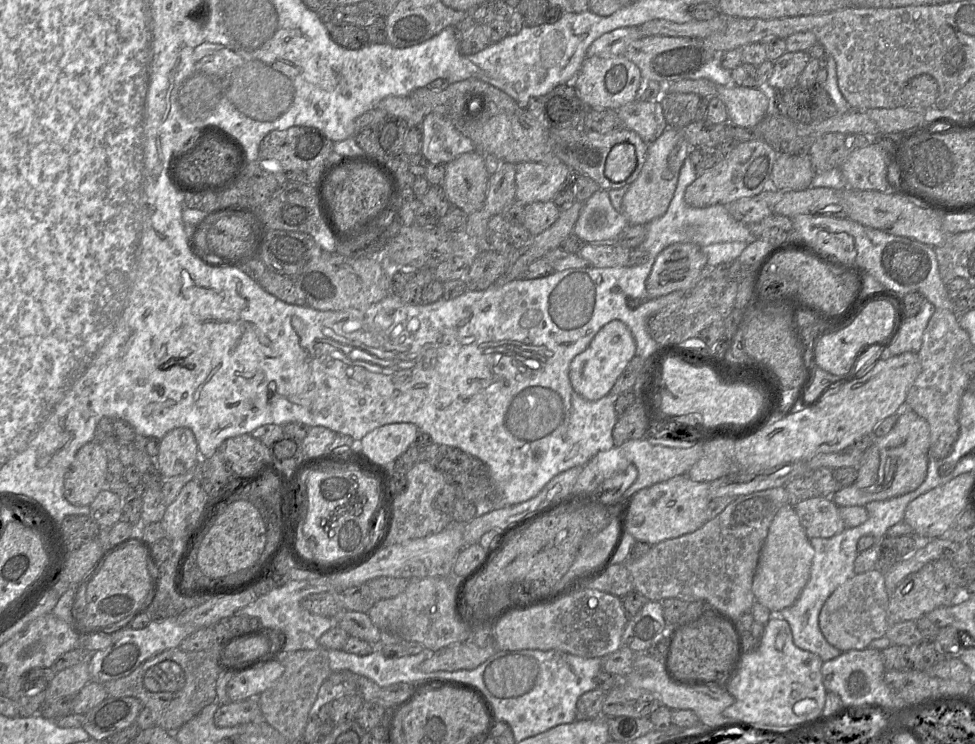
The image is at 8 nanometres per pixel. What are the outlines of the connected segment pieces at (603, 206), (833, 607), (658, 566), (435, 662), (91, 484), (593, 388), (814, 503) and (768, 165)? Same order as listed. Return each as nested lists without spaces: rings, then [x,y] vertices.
[[[599,189],[582,206],[573,234],[585,243],[615,242],[619,234],[629,225],[622,212],[611,204],[607,190]]]
[[[873,569],[863,574],[856,574],[840,585],[826,600],[819,613],[819,628],[825,639],[832,646],[842,652],[849,650],[863,650],[868,648],[869,644],[885,636],[890,627],[888,619],[889,595],[885,586],[884,574]]]
[[[785,487],[738,496],[696,531],[657,543],[640,559],[628,558],[623,564],[630,573],[634,591],[651,601],[677,598],[706,602],[736,619],[752,612],[752,581],[760,552],[775,515],[788,503],[792,503],[792,497]]]
[[[494,626],[493,647],[480,648],[471,641],[454,643],[433,652],[430,658],[421,663],[421,671],[431,673],[436,671],[472,670],[497,651]]]
[[[96,441],[83,445],[64,477],[64,496],[74,506],[90,505],[106,487],[108,458]]]
[[[619,320],[608,322],[597,332],[589,346],[571,361],[569,378],[573,389],[589,401],[601,399],[609,394],[635,354],[636,343],[628,326]]]
[[[817,496],[798,501],[794,510],[809,539],[831,538],[846,528],[839,507],[830,497]]]
[[[750,140],[739,143],[727,158],[713,169],[699,175],[685,190],[684,201],[695,208],[715,204],[728,205],[736,200],[752,197],[771,187],[770,175],[778,157],[777,152],[767,143]]]

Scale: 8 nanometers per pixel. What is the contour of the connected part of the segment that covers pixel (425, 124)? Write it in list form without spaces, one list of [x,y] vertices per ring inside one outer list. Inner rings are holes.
[[[423,114],[421,122],[421,154],[429,163],[447,164],[464,153],[476,151],[473,141],[459,132],[442,114]]]

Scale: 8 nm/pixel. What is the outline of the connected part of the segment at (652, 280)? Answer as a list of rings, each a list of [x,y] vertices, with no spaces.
[[[675,243],[657,255],[646,279],[645,289],[649,298],[657,298],[674,291],[690,290],[706,275],[706,257],[701,248],[692,243]]]

